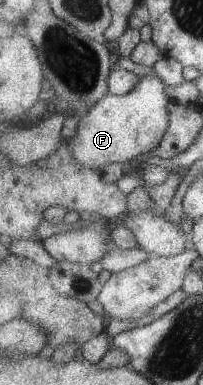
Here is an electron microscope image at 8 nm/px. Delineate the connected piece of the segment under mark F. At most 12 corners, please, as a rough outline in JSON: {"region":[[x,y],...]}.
{"region":[[157,76],[108,93],[69,148],[88,170],[134,164],[162,142],[171,98]]}

